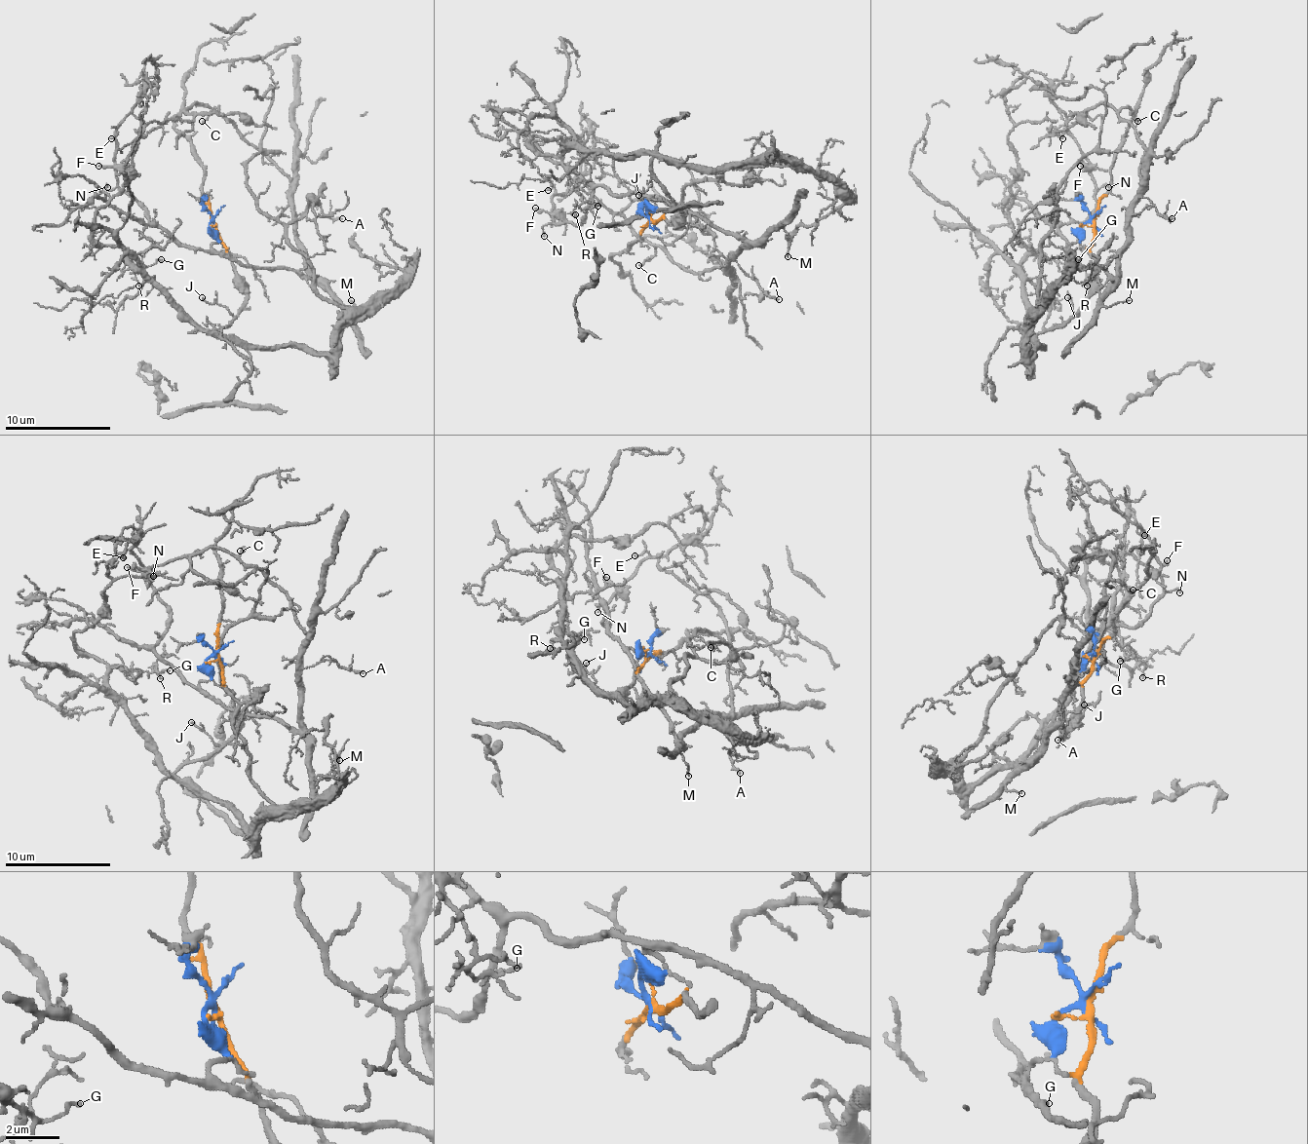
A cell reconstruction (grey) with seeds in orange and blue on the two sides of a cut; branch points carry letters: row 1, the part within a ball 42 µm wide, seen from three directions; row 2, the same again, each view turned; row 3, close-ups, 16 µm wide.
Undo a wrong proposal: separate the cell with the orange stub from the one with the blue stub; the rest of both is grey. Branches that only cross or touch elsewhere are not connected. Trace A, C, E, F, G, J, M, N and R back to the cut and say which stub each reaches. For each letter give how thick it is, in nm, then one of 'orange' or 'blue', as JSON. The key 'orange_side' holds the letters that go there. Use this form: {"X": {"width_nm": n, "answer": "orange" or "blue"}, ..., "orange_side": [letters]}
{"A": {"width_nm": 180, "answer": "blue"}, "C": {"width_nm": 140, "answer": "blue"}, "E": {"width_nm": 130, "answer": "blue"}, "F": {"width_nm": 200, "answer": "blue"}, "G": {"width_nm": 150, "answer": "orange"}, "J": {"width_nm": 140, "answer": "orange"}, "M": {"width_nm": 110, "answer": "blue"}, "N": {"width_nm": 110, "answer": "blue"}, "R": {"width_nm": 120, "answer": "orange"}, "orange_side": ["G", "J", "R"]}

